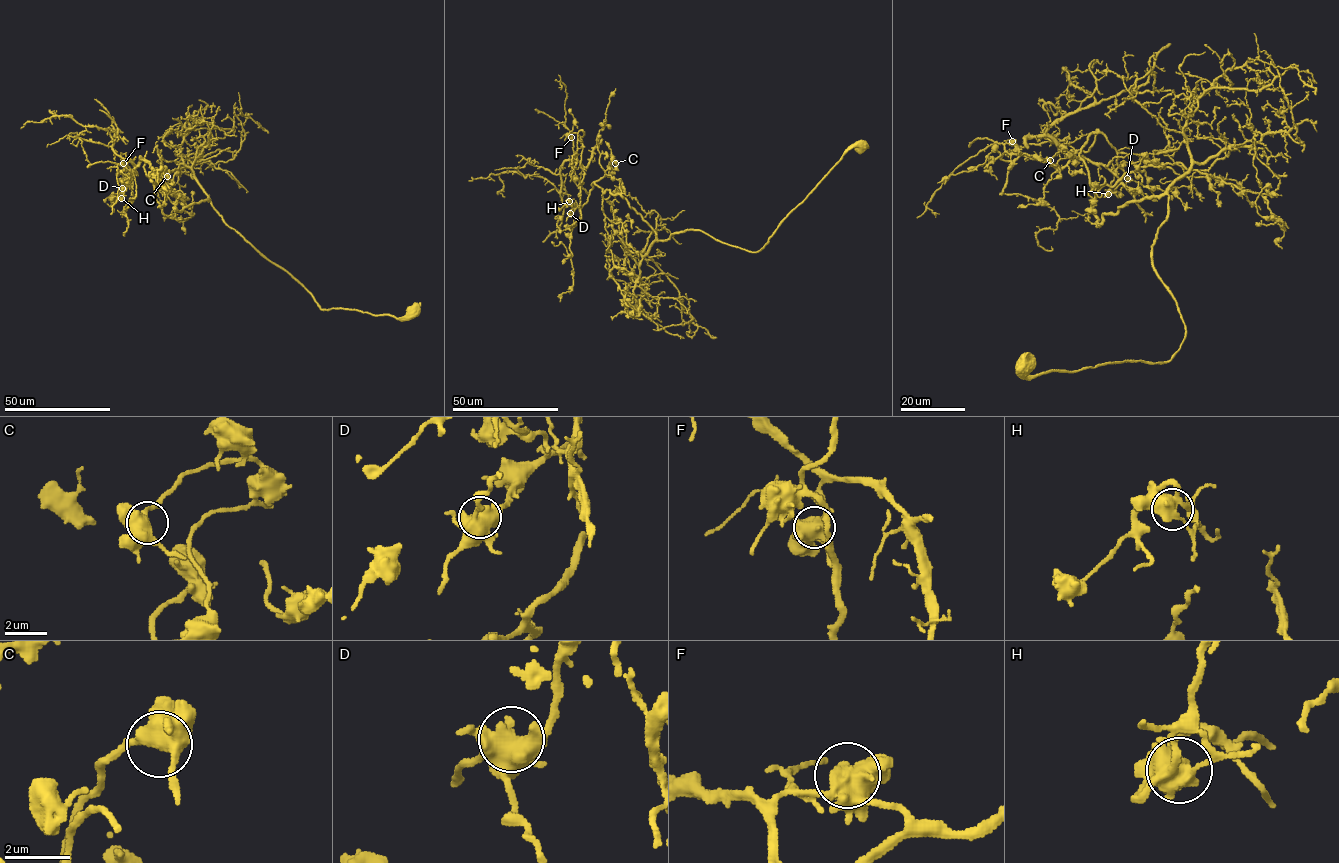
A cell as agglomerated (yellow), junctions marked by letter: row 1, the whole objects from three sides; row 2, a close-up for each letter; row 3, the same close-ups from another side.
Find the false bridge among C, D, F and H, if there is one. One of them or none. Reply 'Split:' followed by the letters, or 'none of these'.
Split: F

